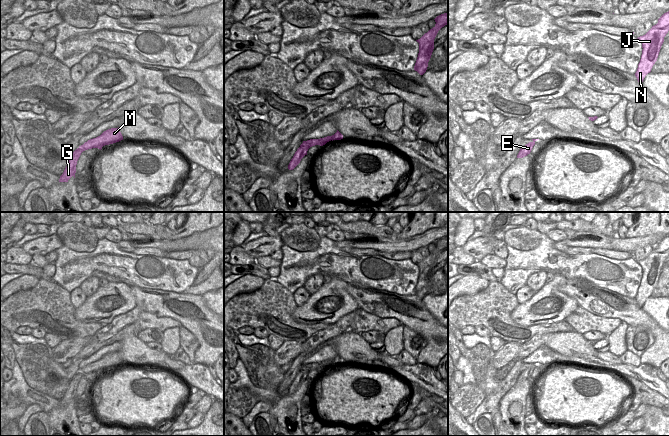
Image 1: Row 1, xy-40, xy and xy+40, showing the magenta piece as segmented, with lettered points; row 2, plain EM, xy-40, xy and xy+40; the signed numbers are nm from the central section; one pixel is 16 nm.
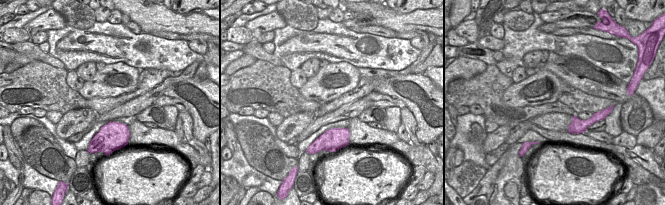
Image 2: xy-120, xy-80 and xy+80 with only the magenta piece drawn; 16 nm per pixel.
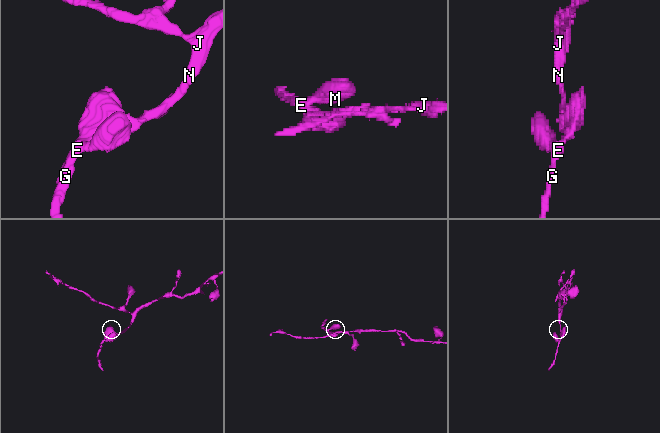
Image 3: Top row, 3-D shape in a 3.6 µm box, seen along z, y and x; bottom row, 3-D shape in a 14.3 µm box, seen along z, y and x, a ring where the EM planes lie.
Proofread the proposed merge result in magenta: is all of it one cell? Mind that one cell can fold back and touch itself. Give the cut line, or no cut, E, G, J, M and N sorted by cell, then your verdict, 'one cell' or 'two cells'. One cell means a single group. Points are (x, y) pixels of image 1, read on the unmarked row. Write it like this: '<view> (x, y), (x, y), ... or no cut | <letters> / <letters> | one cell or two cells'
xy (300, 369), (309, 371) | E G J N / M | two cells

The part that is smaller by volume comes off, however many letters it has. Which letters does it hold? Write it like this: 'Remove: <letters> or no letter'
Remove: M

